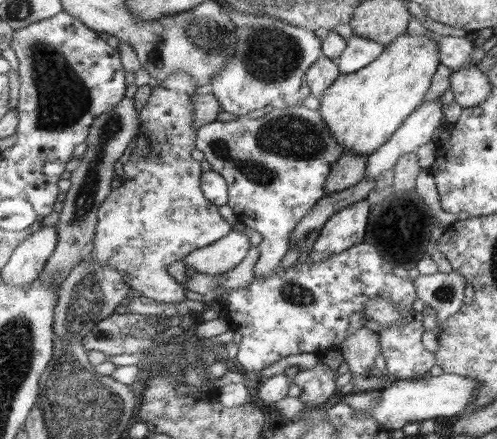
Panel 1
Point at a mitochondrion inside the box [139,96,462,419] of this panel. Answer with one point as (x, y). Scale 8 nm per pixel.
(287, 137)

